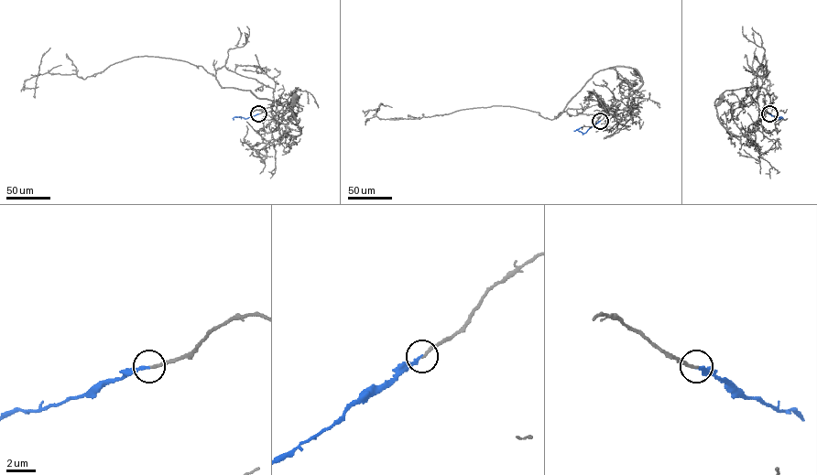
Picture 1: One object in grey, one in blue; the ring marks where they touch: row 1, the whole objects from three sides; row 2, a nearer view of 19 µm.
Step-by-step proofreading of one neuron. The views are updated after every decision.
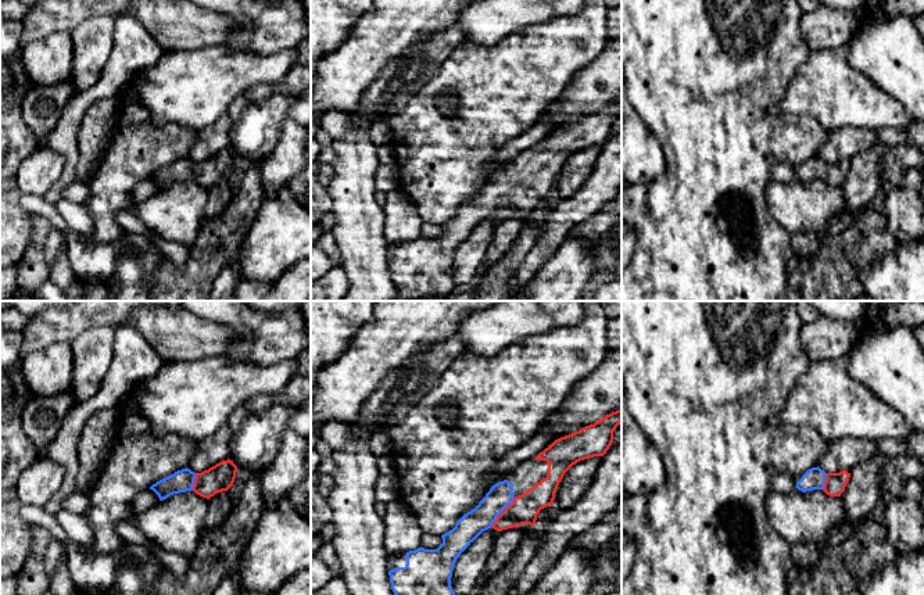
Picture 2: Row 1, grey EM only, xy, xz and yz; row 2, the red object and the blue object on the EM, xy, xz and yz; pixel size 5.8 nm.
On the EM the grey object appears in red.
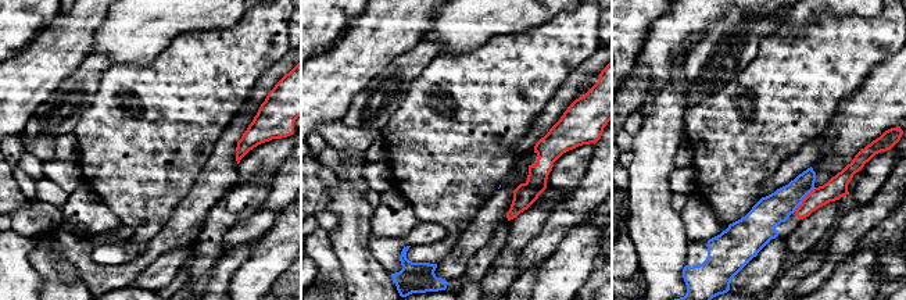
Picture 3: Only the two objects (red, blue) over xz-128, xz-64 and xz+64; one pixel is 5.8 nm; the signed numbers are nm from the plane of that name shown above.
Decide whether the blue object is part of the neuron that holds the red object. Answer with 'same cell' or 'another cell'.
same cell

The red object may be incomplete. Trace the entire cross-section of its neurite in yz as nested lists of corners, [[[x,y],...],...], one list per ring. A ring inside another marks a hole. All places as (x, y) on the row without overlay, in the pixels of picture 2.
[[[819,155],[809,158],[799,171],[796,178],[802,182],[823,179],[830,186],[841,186],[849,171],[850,162],[842,159],[839,162],[825,162]]]

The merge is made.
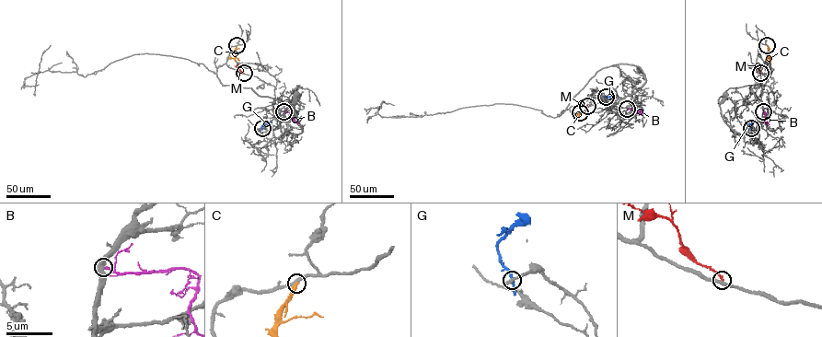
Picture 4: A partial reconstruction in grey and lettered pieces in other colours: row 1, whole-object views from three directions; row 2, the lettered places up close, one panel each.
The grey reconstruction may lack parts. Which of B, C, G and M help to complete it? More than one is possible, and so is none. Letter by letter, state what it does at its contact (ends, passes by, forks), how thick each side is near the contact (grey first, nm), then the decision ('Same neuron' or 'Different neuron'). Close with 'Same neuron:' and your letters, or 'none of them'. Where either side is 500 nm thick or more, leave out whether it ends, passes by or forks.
B: It ends there. Thickness 360 nm (grey) against 240 nm. Different neuron
C: It ends there. Thickness 280 nm (grey) against 360 nm. Different neuron
G: It passes by. Thickness 320 nm (grey) against 240 nm. Different neuron
M: It ends there. Thickness 280 nm (grey) against 190 nm. Different neuron
Same neuron: none of them

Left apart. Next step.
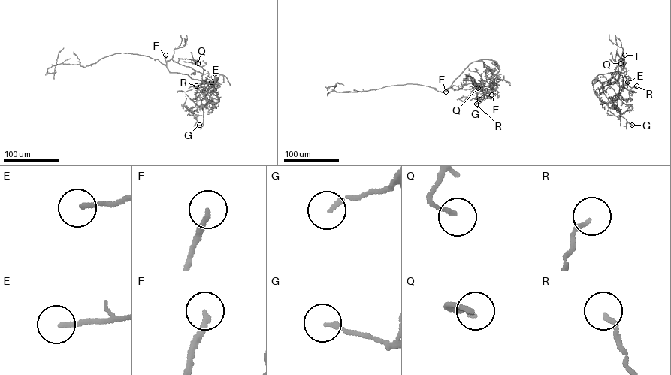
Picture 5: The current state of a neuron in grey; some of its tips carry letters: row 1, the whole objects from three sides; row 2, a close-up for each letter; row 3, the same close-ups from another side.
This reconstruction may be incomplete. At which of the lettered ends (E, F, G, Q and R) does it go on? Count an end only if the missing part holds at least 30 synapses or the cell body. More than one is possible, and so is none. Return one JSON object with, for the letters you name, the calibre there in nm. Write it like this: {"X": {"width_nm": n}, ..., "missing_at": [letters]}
{"F": {"width_nm": 200}, "missing_at": ["F"]}

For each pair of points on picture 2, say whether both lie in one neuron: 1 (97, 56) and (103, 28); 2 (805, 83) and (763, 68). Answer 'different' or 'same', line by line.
1: same
2: different

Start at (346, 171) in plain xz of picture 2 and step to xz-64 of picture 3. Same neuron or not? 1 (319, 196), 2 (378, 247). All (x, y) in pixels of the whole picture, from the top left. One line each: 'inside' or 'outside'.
1: outside
2: outside

